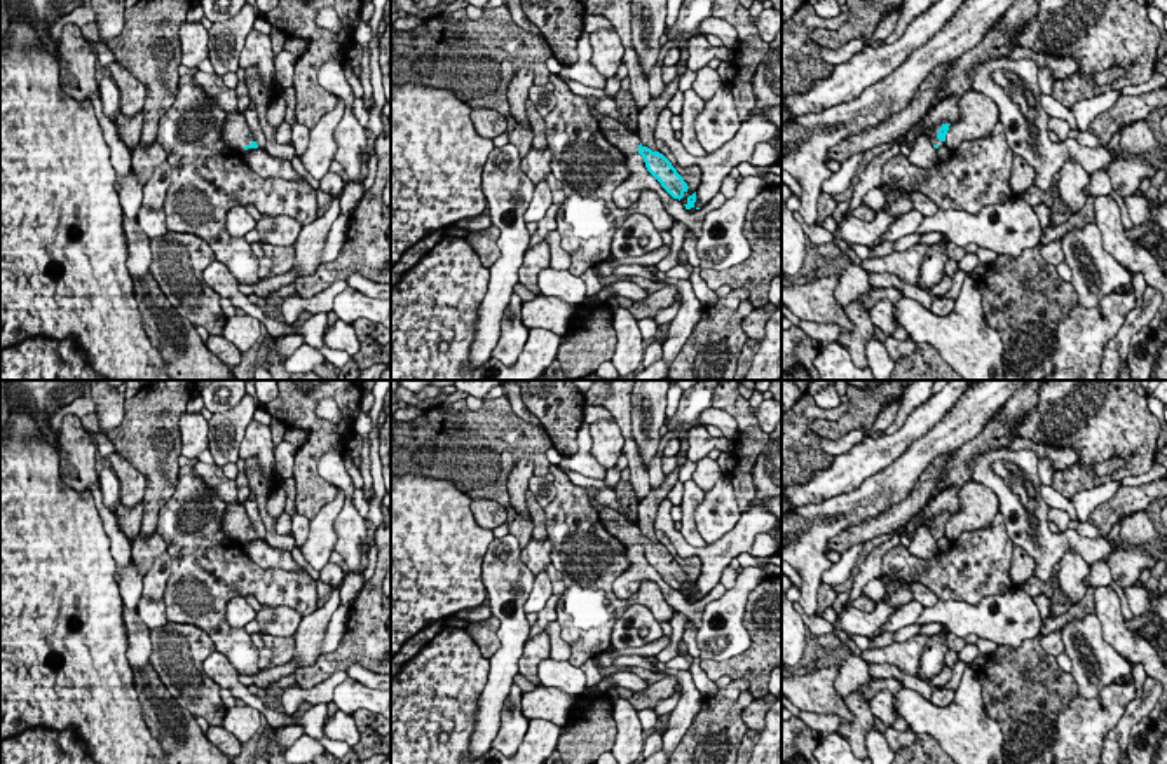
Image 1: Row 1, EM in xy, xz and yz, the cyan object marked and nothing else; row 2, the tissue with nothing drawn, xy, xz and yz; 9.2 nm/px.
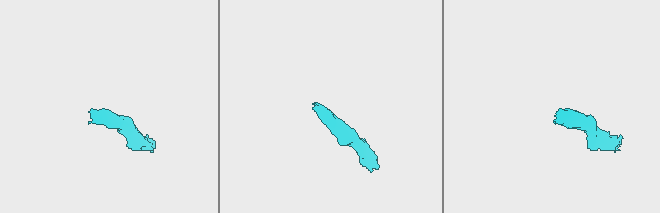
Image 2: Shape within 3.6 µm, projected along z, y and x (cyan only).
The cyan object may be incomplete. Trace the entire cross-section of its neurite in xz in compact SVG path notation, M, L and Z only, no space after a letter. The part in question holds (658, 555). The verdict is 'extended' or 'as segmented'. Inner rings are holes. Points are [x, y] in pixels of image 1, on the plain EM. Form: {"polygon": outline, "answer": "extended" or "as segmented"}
{"polygon": "M604 508L598 511L598 518L604 529L619 539L624 546L640 544L647 562L673 590L680 591L684 588L689 577L663 544L647 539L640 532L638 525L631 523L624 518L624 515L614 511L612 508Z", "answer": "extended"}

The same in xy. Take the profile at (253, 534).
{"polygon": "M239 502L227 504L220 529L229 539L235 541L258 539L244 504Z", "answer": "extended"}

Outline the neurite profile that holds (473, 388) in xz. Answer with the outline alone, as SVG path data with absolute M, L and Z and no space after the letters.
M457 380L455 389L483 399L495 385L516 382L529 412L537 415L562 457L577 452L577 431L584 422L584 394L572 380Z

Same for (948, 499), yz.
M952 485L937 494L937 497L928 502L911 522L904 525L904 534L911 539L919 527L930 527L930 522L947 511L959 511L959 490L961 485Z

